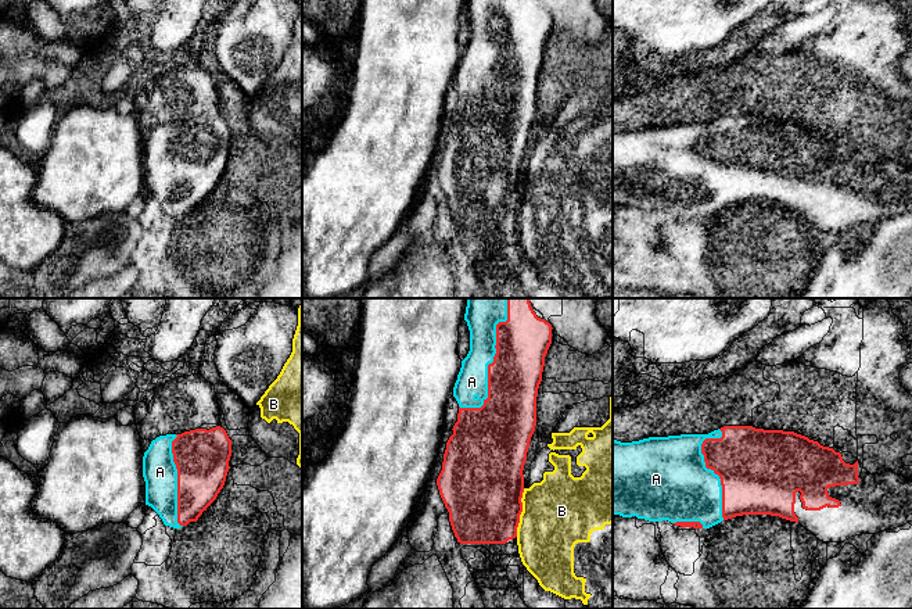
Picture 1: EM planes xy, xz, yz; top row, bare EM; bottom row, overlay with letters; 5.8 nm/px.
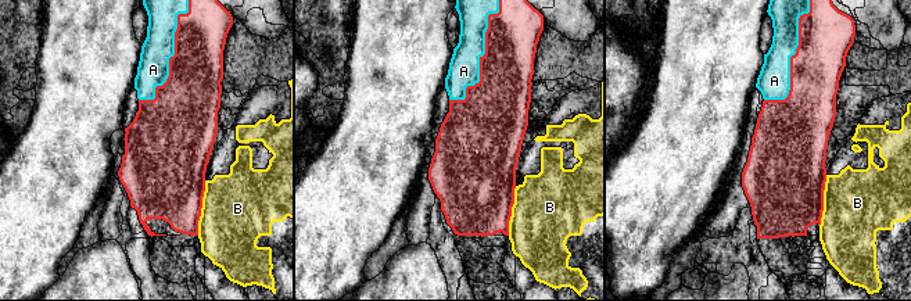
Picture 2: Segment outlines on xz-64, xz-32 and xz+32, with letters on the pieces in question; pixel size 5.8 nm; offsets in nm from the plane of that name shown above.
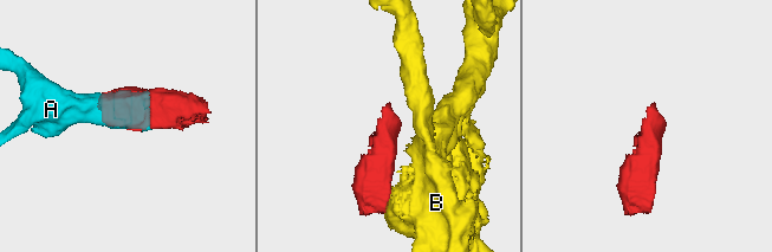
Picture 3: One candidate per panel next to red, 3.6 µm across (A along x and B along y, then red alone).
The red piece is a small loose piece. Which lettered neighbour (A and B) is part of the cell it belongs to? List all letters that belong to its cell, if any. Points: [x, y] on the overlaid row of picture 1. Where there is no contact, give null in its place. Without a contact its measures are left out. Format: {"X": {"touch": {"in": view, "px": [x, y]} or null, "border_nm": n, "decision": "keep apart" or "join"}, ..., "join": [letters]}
{"A": {"touch": {"in": "xz", "px": [494, 361]}, "border_nm": 700, "decision": "join"}, "B": {"touch": {"in": "xz", "px": [521, 511]}, "border_nm": 280, "decision": "keep apart"}, "join": ["A"]}

